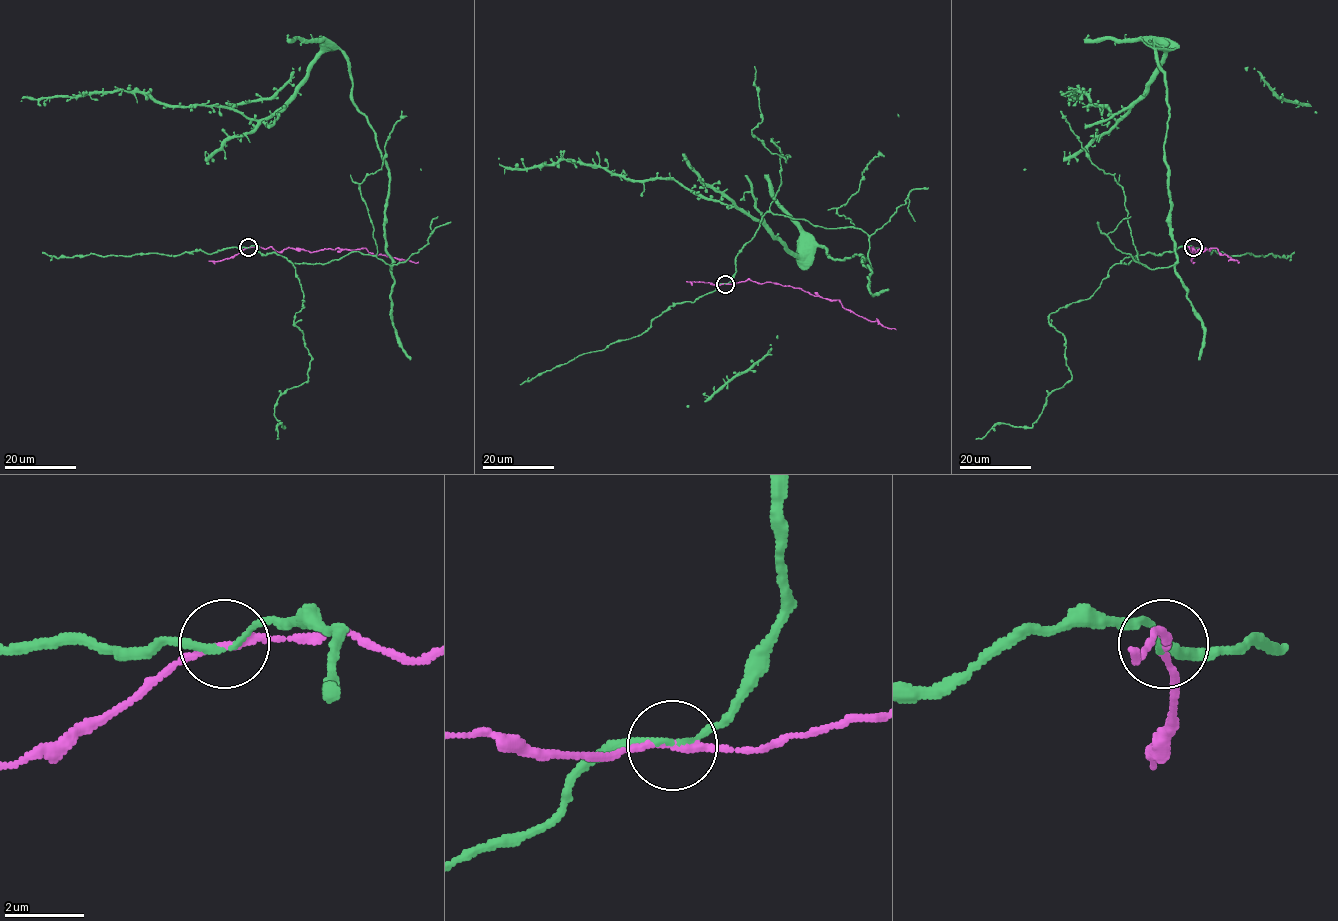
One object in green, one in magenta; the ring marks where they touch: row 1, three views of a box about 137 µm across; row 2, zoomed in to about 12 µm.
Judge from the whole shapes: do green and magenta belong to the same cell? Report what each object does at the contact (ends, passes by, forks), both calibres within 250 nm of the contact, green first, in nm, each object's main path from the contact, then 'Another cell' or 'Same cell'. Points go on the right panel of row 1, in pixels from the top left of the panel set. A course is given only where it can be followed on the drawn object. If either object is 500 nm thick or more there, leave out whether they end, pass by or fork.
At the ring green passes by. At the ring magenta passes by. Thickness 150 nm (green) against 180 nm. Course of green: (1193, 247), (1121, 262), (1176, 258), (1164, 52), (1119, 119), (1083, 92), (1067, 100). Course of magenta: (1193, 247), (1189, 247), (1191, 252), (1191, 247), (1195, 252), (1199, 248), (1216, 248), (1221, 255), (1239, 262). Another cell

